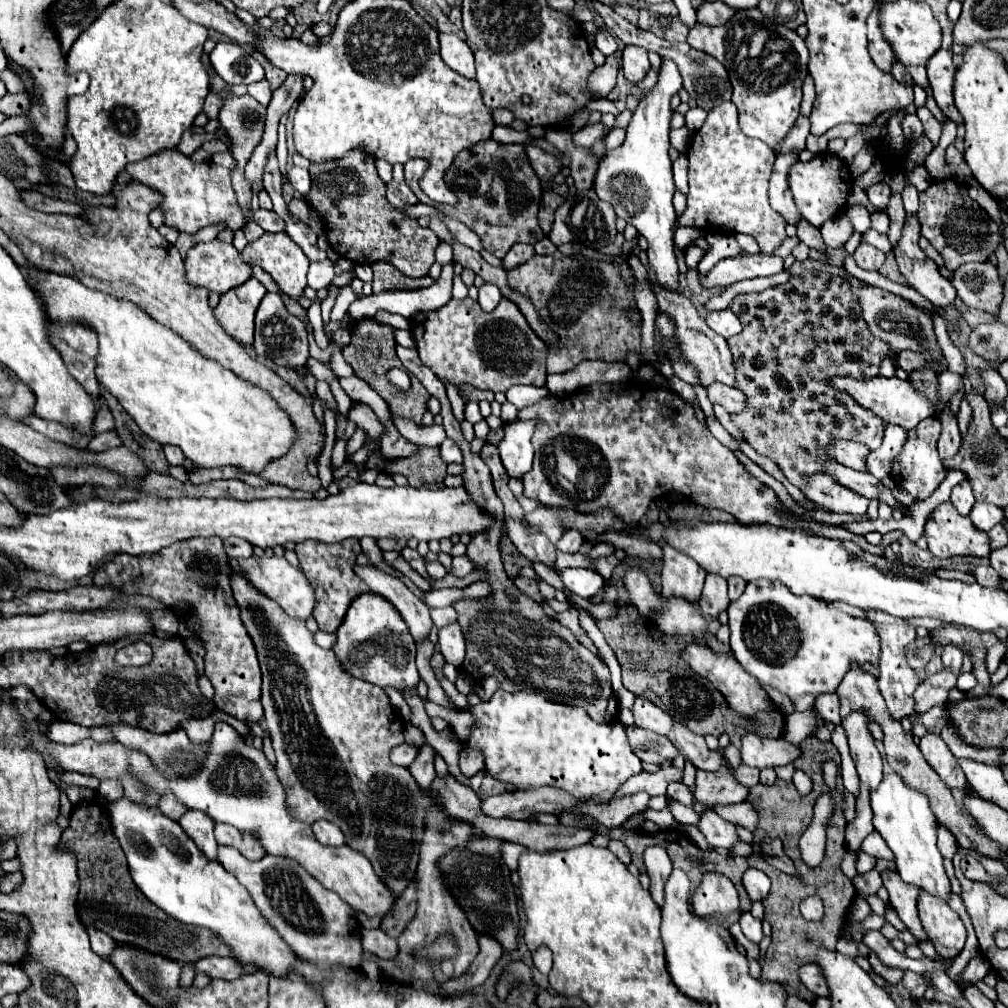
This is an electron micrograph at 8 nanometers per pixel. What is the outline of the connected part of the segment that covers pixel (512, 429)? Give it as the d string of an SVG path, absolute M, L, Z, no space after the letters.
M516 419L504 425L504 437L498 443L498 453L510 477L522 477L530 471L534 459L534 447L530 439L534 435L536 425L536 419Z

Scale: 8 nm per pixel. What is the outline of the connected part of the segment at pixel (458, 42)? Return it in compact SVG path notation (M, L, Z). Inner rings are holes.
M440 33L440 55L444 63L464 77L474 77L474 55L470 47L456 35Z

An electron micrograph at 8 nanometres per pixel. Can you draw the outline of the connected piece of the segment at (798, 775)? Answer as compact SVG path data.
M796 771L792 781L794 781L794 785L796 785L800 795L808 795L812 791L812 781L810 781L810 777L804 771Z

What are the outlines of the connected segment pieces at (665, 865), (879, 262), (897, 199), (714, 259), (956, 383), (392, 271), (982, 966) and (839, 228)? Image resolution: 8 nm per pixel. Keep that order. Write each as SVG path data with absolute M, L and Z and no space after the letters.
M648 847L644 851L644 865L650 875L650 895L654 903L662 907L664 903L664 883L672 873L672 863L668 859L668 853L662 847Z
M868 243L858 245L858 249L854 251L854 259L862 269L880 269L884 265L884 253Z
M892 193L886 213L888 213L890 221L892 221L890 229L888 229L888 237L890 237L892 245L896 245L898 237L900 237L900 231L902 231L902 225L904 225L904 219L906 219L906 211L904 211L904 203L902 203L900 193Z
M714 233L714 235L708 235L706 241L708 241L710 249L708 249L708 253L702 257L702 261L698 263L698 271L700 271L700 273L710 271L710 269L712 269L720 259L724 259L724 257L730 257L730 255L734 255L734 257L736 257L736 255L744 255L744 253L740 251L740 247L736 245L734 237L728 235L728 233Z
M942 371L938 375L938 403L942 403L942 405L948 403L962 387L964 387L962 375L952 373L952 371Z
M386 261L372 263L372 271L374 271L374 279L372 279L374 293L390 291L390 289L420 289L420 287L428 287L434 283L434 279L430 277L422 277L422 279L406 277L394 265Z
M978 955L971 959L962 971L961 979L966 983L975 984L987 975L990 968L989 961L984 956Z
M844 213L836 215L836 219L830 219L830 225L826 225L826 229L820 229L824 243L828 247L844 247L844 243L850 239L852 231L854 229Z

